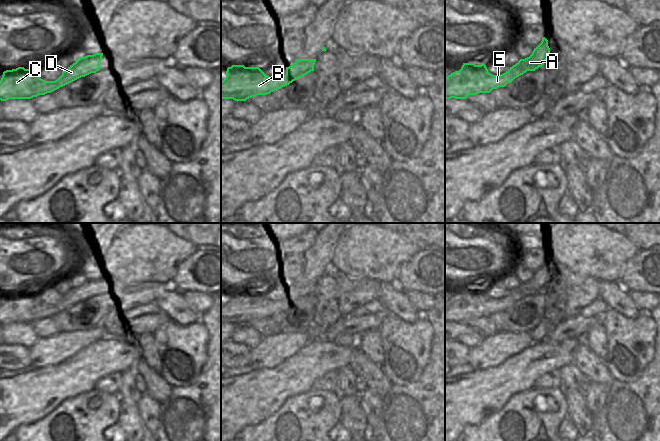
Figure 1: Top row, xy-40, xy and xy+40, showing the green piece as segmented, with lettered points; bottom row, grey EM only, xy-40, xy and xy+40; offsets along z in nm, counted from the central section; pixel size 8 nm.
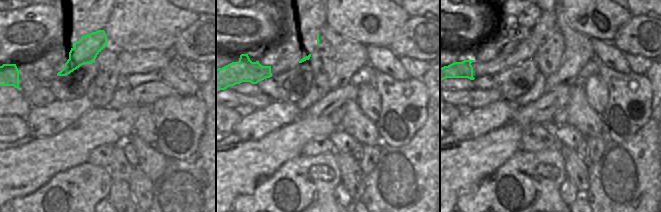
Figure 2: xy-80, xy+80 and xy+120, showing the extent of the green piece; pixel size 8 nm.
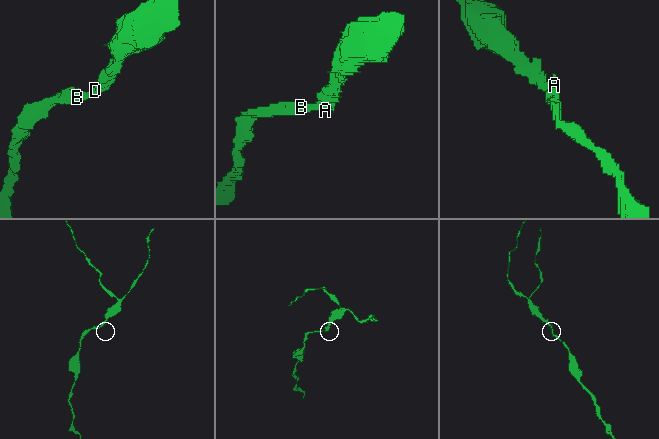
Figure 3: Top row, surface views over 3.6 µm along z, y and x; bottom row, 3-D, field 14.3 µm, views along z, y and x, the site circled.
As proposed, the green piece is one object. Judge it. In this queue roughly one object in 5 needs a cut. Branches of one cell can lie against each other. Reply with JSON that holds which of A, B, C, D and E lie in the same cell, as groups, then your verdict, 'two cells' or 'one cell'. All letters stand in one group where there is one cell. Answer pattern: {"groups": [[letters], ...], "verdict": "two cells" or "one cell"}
{"groups": [["A", "B", "C", "D", "E"]], "verdict": "one cell"}

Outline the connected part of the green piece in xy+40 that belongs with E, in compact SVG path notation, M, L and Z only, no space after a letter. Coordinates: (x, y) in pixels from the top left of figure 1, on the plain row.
M543 261L529 281L520 283L501 299L489 297L484 287L463 287L459 295L445 302L445 323L466 323L469 319L490 317L493 313L505 311L527 295L535 295L542 291L550 279L548 264Z

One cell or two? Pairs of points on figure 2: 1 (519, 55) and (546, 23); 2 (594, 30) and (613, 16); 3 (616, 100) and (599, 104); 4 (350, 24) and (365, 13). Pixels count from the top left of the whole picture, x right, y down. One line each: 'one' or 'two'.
1: one
2: one
3: two
4: one

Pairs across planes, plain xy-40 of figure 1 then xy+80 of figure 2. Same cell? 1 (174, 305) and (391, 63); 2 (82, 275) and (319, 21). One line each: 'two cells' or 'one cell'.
1: one cell
2: one cell

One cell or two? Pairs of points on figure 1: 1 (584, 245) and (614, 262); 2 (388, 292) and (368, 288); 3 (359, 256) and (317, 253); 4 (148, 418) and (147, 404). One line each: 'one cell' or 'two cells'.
1: one cell
2: two cells
3: two cells
4: one cell

